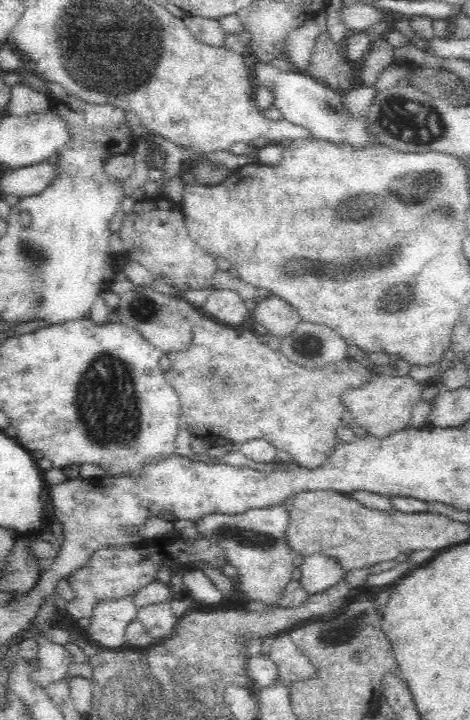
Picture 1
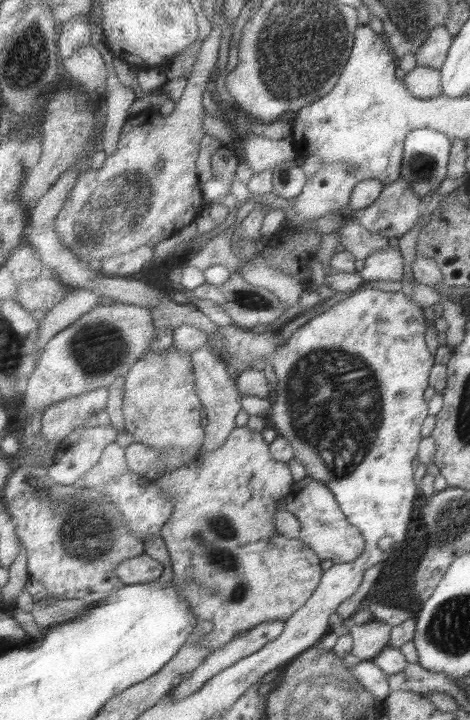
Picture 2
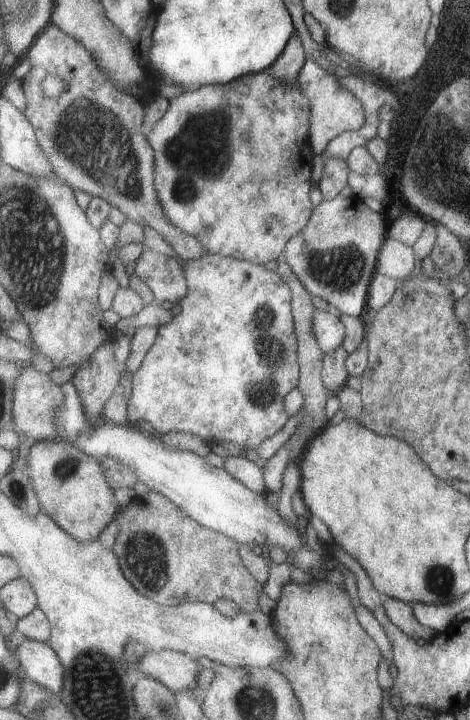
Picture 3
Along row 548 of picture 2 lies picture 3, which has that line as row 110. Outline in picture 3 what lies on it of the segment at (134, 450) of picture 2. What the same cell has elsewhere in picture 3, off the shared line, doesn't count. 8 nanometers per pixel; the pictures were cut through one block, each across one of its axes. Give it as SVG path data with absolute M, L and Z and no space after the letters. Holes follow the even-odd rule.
M261 72L261 74L243 76L227 84L209 84L203 88L187 90L185 94L169 102L171 106L167 114L155 124L155 128L147 136L151 142L151 148L155 150L155 188L159 190L159 200L163 202L163 210L169 222L181 228L183 232L195 236L211 254L247 260L257 266L265 266L267 262L273 262L273 260L281 262L281 258L285 258L287 244L291 244L291 240L295 240L295 236L303 232L307 224L311 224L311 216L315 212L315 206L311 200L311 188L315 182L315 156L319 154L319 150L315 150L311 144L311 102L303 94L301 86L285 84L283 80L271 76L271 72Z

